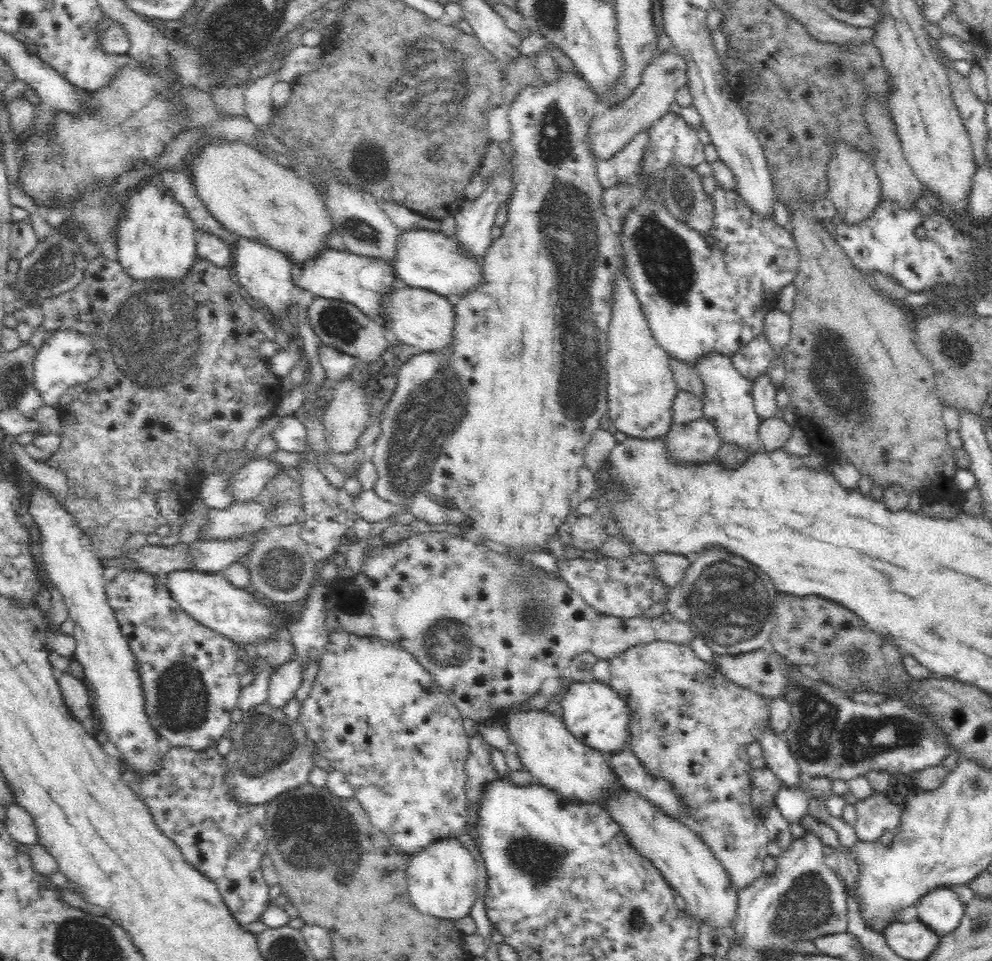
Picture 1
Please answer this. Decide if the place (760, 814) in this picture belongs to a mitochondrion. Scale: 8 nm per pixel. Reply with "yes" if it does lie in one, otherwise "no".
no

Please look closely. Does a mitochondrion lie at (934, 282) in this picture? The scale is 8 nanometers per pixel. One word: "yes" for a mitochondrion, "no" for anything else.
no

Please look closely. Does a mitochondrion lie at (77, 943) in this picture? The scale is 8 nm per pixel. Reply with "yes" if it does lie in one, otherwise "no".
yes

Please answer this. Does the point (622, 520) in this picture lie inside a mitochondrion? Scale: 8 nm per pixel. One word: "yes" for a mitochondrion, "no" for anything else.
yes

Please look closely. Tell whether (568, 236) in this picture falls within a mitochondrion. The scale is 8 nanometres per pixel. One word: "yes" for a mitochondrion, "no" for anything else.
yes

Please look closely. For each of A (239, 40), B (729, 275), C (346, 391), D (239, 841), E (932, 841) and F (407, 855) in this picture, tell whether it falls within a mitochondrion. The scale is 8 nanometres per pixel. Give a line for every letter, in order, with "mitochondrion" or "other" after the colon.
A: mitochondrion
B: other
C: other
D: mitochondrion
E: other
F: other

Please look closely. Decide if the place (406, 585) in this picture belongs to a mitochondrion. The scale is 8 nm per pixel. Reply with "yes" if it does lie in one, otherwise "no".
no

